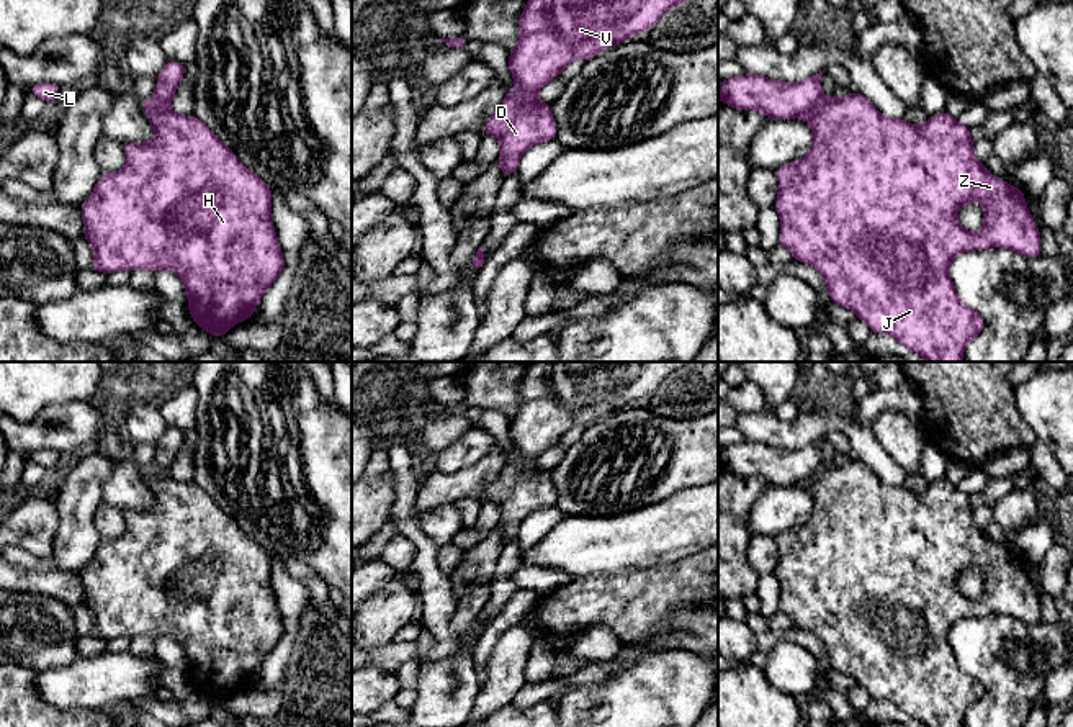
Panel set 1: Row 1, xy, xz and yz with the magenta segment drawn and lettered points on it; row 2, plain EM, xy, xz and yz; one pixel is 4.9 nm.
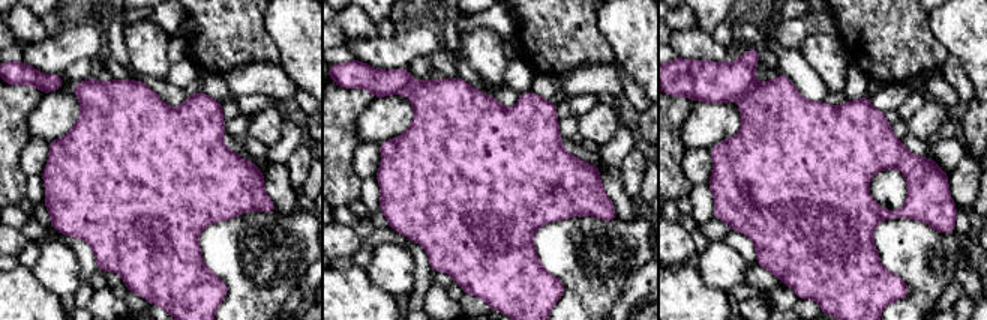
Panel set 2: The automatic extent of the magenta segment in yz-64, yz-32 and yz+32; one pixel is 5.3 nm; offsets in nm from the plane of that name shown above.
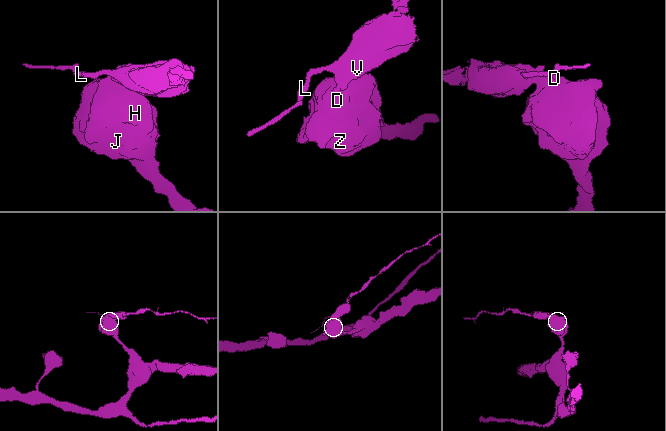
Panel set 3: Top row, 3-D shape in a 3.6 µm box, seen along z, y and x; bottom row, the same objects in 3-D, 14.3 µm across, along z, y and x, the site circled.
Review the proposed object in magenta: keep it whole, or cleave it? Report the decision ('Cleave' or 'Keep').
Cleave

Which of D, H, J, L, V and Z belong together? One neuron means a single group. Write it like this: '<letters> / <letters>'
D H J Z / L V

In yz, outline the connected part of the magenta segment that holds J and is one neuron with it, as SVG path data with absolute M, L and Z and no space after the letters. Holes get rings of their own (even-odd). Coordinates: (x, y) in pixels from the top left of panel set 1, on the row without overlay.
M851 458L844 465L821 465L805 485L813 498L811 516L805 524L777 535L779 563L774 575L782 588L779 611L785 612L795 627L818 635L829 657L831 668L852 676L859 686L867 689L872 699L891 701L903 714L919 720L926 727L962 727L963 716L985 696L985 688L978 678L967 675L960 668L949 643L949 632L960 619L986 614L1006 614L1026 624L1039 624L1042 621L1040 599L1024 568L1026 560L985 535L975 524L970 496L960 491L945 476L929 483L929 486L918 494L903 485L896 486L880 481L869 465L859 458ZM973 567L978 567L983 573L983 593L976 601L963 596L955 586L959 575Z

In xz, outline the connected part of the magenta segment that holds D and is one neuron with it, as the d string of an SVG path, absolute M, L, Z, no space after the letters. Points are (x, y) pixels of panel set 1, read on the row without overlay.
M514 455L487 485L483 501L494 501L499 506L497 531L502 542L517 540L519 527L530 513L556 504L551 472Z

